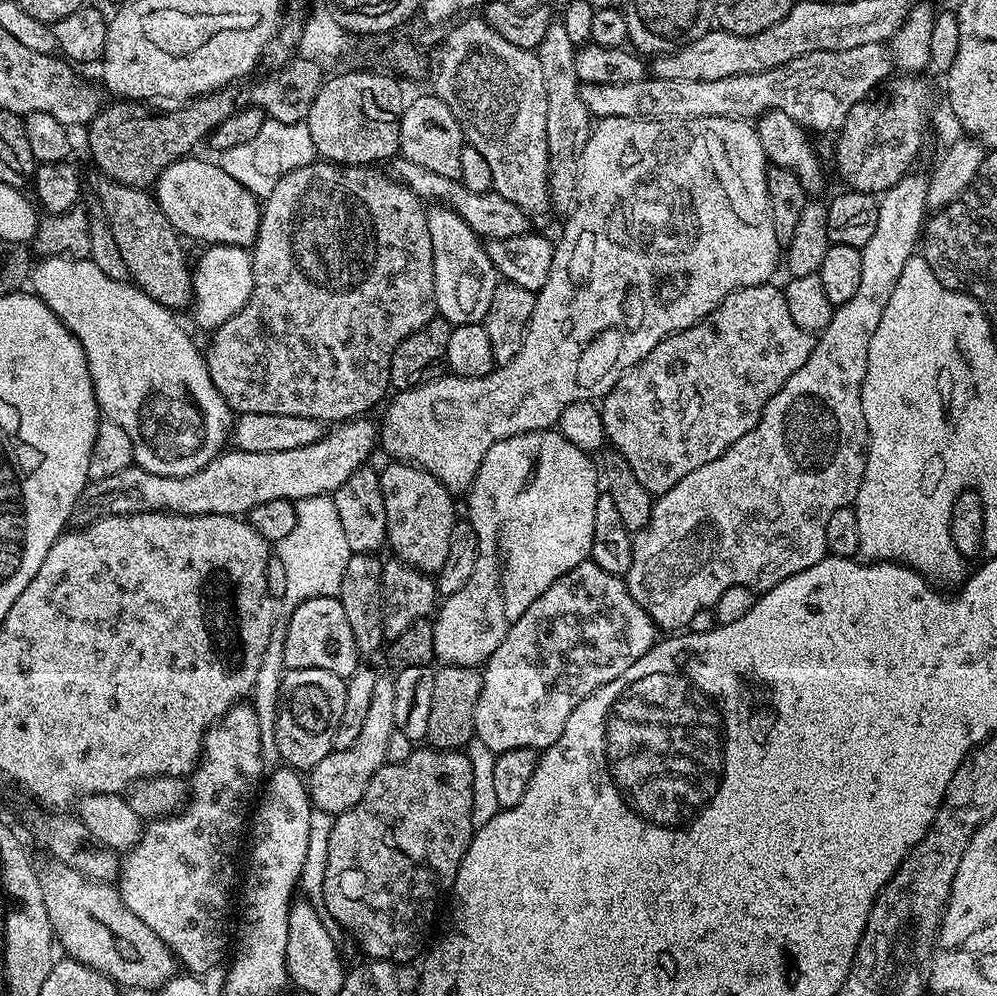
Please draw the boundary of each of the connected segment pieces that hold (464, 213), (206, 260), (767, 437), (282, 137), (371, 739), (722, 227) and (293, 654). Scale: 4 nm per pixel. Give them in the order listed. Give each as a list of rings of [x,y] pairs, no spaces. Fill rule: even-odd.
[[[396,158],[391,161],[390,175],[393,180],[400,181],[408,187],[415,196],[420,197],[425,202],[432,202],[435,196],[441,196],[443,203],[452,208],[474,230],[476,235],[485,241],[494,239],[514,238],[529,231],[529,217],[514,202],[506,202],[502,194],[497,192],[475,192],[466,190],[464,181],[454,178],[442,178],[442,174],[434,174],[434,170],[426,170],[426,166],[417,166],[414,162],[403,158]]]
[[[214,244],[203,249],[200,261],[195,261],[192,268],[192,303],[190,313],[200,328],[214,330],[226,322],[226,318],[234,318],[240,305],[246,302],[248,290],[254,286],[254,274],[250,271],[250,252],[248,248],[229,248],[223,244]]]
[[[916,175],[903,176],[884,189],[879,197],[878,226],[874,229],[874,235],[870,238],[870,242],[866,242],[866,246],[860,249],[862,282],[858,282],[858,294],[854,294],[854,298],[850,298],[850,302],[835,305],[830,322],[824,327],[824,331],[819,333],[818,339],[812,345],[810,358],[806,358],[806,362],[801,368],[794,370],[794,374],[790,374],[790,378],[786,378],[782,390],[778,390],[778,394],[774,394],[774,398],[770,398],[770,402],[762,410],[760,420],[754,426],[754,430],[742,434],[742,438],[738,438],[738,442],[734,442],[718,458],[714,458],[714,462],[706,462],[706,466],[698,466],[698,470],[690,470],[690,474],[686,474],[686,478],[682,478],[682,482],[678,482],[670,490],[659,493],[652,505],[649,521],[646,522],[643,529],[633,535],[632,561],[626,583],[634,602],[638,602],[638,606],[642,606],[642,610],[646,610],[646,614],[656,623],[657,629],[664,631],[665,628],[665,633],[668,634],[687,629],[690,618],[694,618],[694,614],[698,614],[698,610],[715,609],[718,598],[722,598],[722,594],[726,594],[726,590],[730,590],[730,586],[746,586],[763,594],[769,592],[774,586],[778,586],[778,582],[814,566],[819,560],[824,559],[828,552],[826,522],[830,522],[834,510],[855,505],[856,495],[862,486],[862,478],[864,477],[864,463],[868,457],[868,427],[866,426],[866,418],[862,414],[860,395],[862,394],[862,382],[866,378],[870,338],[874,338],[874,330],[878,330],[878,322],[882,322],[882,314],[886,314],[886,306],[890,306],[890,294],[894,294],[894,286],[898,286],[902,266],[906,266],[906,262],[910,262],[913,256],[917,255],[918,245],[922,240],[922,229],[930,212],[926,206],[929,177]]]
[[[268,120],[265,131],[260,132],[245,145],[234,146],[233,149],[221,153],[218,163],[230,178],[241,182],[242,186],[246,186],[258,198],[263,198],[273,190],[280,177],[284,177],[298,166],[313,163],[317,154],[305,121],[278,123],[277,120]]]
[[[380,674],[377,675],[374,695],[358,738],[350,746],[346,746],[346,750],[333,750],[307,773],[306,787],[313,809],[328,812],[335,818],[359,802],[362,794],[366,794],[366,786],[370,786],[370,778],[378,774],[383,764],[389,763],[390,736],[395,732],[394,679],[391,675]]]
[[[599,117],[592,125],[592,131],[588,134],[588,140],[584,144],[584,149],[580,155],[580,165],[578,166],[578,190],[576,191],[575,205],[567,217],[568,225],[564,228],[564,233],[561,234],[560,240],[555,241],[553,250],[553,265],[548,270],[548,280],[542,286],[539,292],[536,293],[536,301],[534,302],[534,314],[530,318],[528,328],[524,332],[524,345],[522,350],[518,350],[518,354],[509,362],[509,364],[501,364],[492,369],[490,374],[486,374],[482,378],[466,378],[465,376],[453,376],[445,374],[439,376],[437,380],[426,382],[417,388],[405,388],[397,391],[395,395],[387,401],[388,409],[384,412],[384,421],[379,421],[378,424],[378,444],[384,452],[396,462],[406,464],[414,464],[417,468],[426,470],[430,474],[434,474],[434,478],[438,478],[438,482],[442,482],[442,486],[446,486],[446,490],[453,494],[467,493],[469,486],[474,482],[474,478],[478,474],[478,466],[482,466],[482,458],[486,458],[486,450],[490,450],[490,446],[494,446],[494,442],[505,440],[511,436],[517,436],[523,432],[542,432],[551,429],[553,426],[559,425],[560,415],[562,410],[566,410],[566,406],[570,406],[570,402],[575,400],[590,400],[593,402],[599,401],[601,398],[608,395],[608,391],[613,388],[618,381],[623,378],[632,368],[635,368],[641,360],[646,358],[646,354],[650,354],[650,350],[654,350],[654,346],[658,346],[658,342],[662,342],[667,336],[672,336],[675,332],[686,330],[690,326],[694,326],[702,318],[706,318],[716,309],[727,296],[734,290],[739,288],[749,288],[755,284],[762,284],[773,279],[772,271],[776,268],[776,259],[781,259],[782,246],[776,241],[774,234],[774,222],[772,221],[772,211],[770,210],[770,198],[768,197],[768,169],[770,165],[764,151],[762,150],[762,142],[758,138],[755,127],[747,120],[735,120],[734,118],[690,118],[689,120],[639,120],[638,118],[606,118]]]
[[[315,596],[291,609],[289,620],[284,624],[285,669],[313,668],[330,670],[345,678],[354,674],[358,667],[358,653],[354,634],[342,610],[342,602],[335,596]]]

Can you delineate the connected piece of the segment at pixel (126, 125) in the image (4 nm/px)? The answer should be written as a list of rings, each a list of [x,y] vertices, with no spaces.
[[[231,87],[219,88],[216,92],[207,92],[205,96],[197,96],[191,102],[183,106],[172,106],[165,116],[159,116],[156,112],[151,112],[149,105],[144,102],[134,100],[117,99],[116,104],[101,107],[99,114],[87,125],[88,132],[88,152],[92,155],[94,163],[100,167],[99,171],[107,176],[109,180],[117,180],[120,184],[125,184],[131,188],[147,189],[155,185],[156,179],[174,162],[191,157],[192,152],[207,137],[209,132],[213,132],[230,114],[234,114],[238,107],[236,96],[232,93]]]

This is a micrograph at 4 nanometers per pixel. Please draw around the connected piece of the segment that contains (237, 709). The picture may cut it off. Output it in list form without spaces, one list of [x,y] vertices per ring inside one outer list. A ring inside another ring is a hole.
[[[241,702],[232,707],[215,724],[209,728],[208,733],[204,735],[204,750],[200,757],[199,764],[192,769],[190,773],[190,795],[183,808],[175,811],[170,816],[161,816],[153,819],[152,824],[143,829],[140,833],[139,842],[134,847],[127,849],[123,853],[122,859],[119,861],[118,871],[118,891],[122,902],[126,902],[126,906],[133,912],[138,914],[138,918],[142,918],[142,922],[146,922],[146,926],[150,926],[150,930],[154,930],[154,934],[158,934],[158,938],[162,938],[162,942],[166,942],[166,946],[172,953],[176,955],[177,961],[181,965],[184,964],[189,973],[205,974],[211,968],[216,968],[220,964],[220,959],[224,956],[224,943],[229,943],[230,932],[224,927],[228,924],[228,895],[232,892],[232,875],[236,872],[236,851],[240,848],[240,835],[245,835],[246,825],[250,820],[250,809],[254,804],[254,797],[258,792],[258,785],[261,783],[262,777],[266,772],[266,761],[264,755],[260,753],[262,750],[262,738],[258,730],[258,714],[252,708],[251,703]]]

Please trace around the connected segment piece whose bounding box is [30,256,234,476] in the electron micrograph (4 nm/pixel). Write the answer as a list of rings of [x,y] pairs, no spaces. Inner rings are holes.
[[[50,256],[41,259],[32,269],[30,288],[36,297],[72,331],[74,338],[78,338],[78,342],[86,354],[86,362],[90,370],[94,394],[96,395],[96,405],[107,419],[118,422],[118,426],[122,426],[122,430],[126,430],[126,434],[130,437],[132,459],[135,467],[146,470],[150,474],[185,476],[202,470],[202,466],[206,466],[215,456],[225,451],[226,441],[229,439],[230,429],[234,423],[234,413],[210,378],[205,353],[201,349],[200,352],[196,349],[195,342],[184,333],[183,326],[172,317],[175,315],[169,309],[164,308],[158,302],[154,302],[154,298],[147,296],[141,288],[137,288],[131,282],[106,278],[106,274],[102,274],[102,270],[98,270],[98,266],[94,266],[94,262],[87,258],[72,259],[70,256]]]

